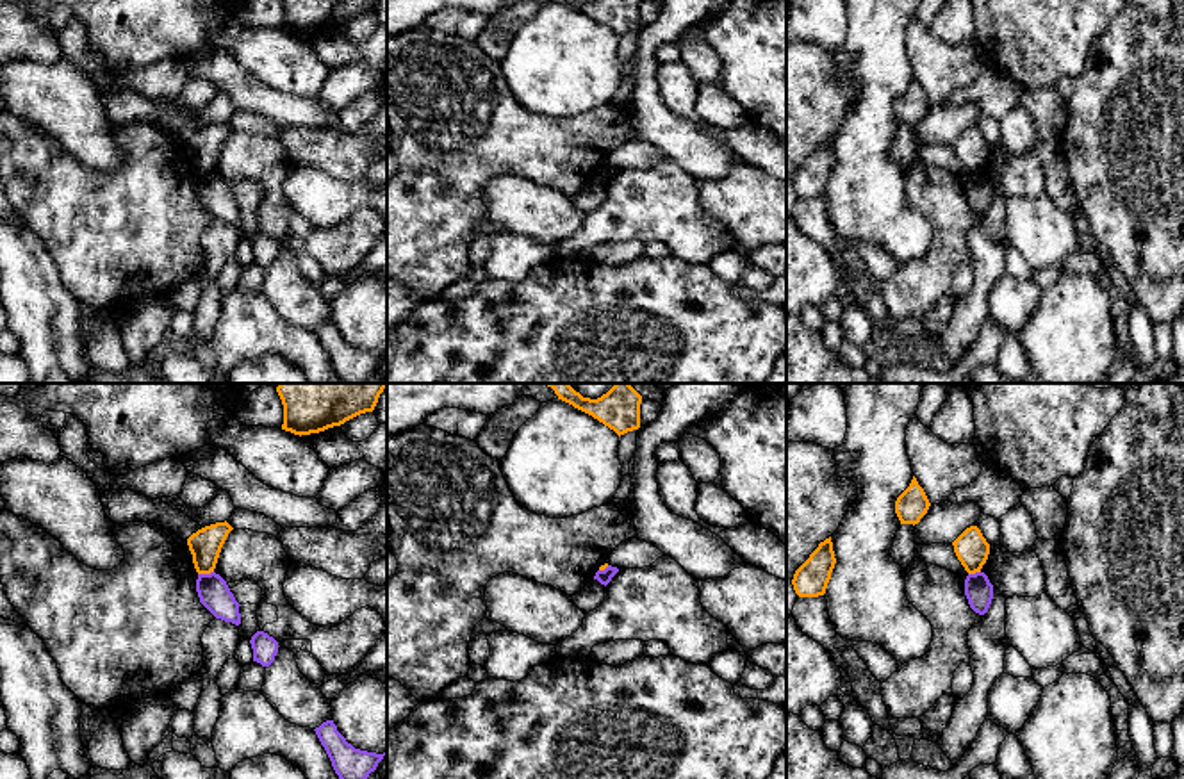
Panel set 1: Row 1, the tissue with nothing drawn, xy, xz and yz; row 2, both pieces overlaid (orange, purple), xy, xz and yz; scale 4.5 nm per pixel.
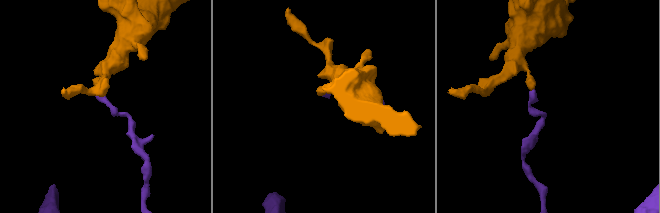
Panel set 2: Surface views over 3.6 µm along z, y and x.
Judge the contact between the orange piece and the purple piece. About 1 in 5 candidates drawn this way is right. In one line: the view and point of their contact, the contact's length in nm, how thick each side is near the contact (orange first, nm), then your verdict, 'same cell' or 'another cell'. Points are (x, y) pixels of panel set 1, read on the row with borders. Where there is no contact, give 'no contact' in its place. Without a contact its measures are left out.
meets orange in xy at (205, 573); contact 70 nm long; 150 nm thick on the orange side, 140 nm on the other; another cell

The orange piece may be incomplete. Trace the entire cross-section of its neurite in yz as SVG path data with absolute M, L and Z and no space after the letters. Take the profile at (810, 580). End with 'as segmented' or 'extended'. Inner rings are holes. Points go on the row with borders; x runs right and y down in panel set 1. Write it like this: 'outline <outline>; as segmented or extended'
outline M831 537L818 544L810 558L795 570L792 585L799 597L826 594L836 558Z; as segmented

